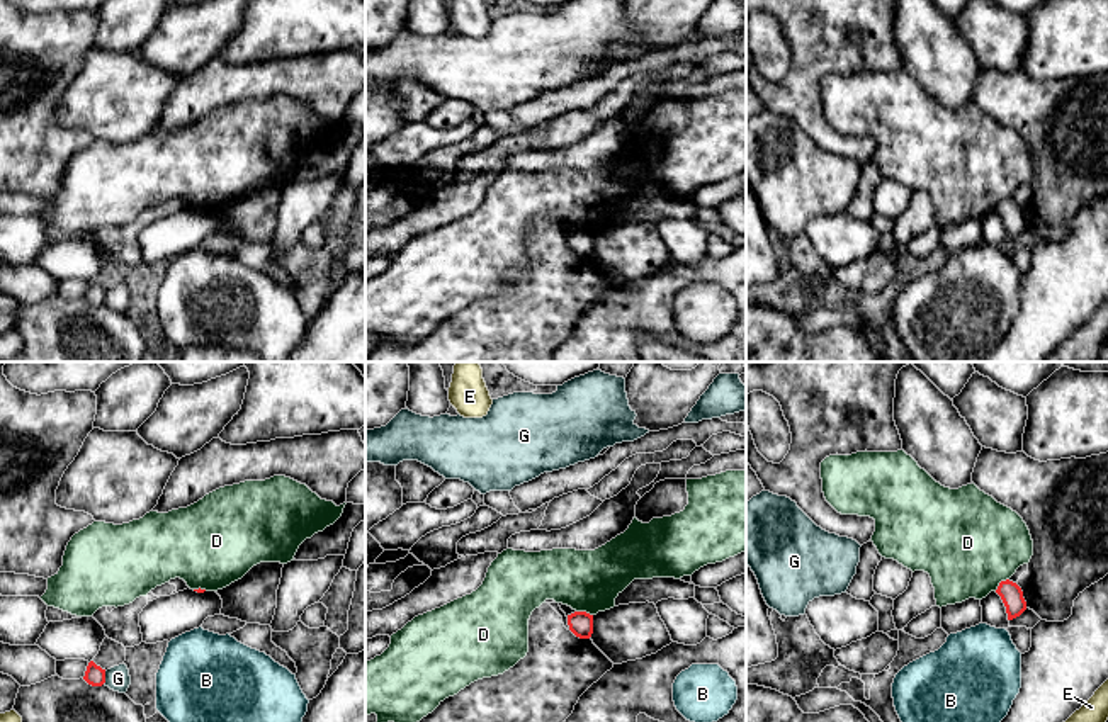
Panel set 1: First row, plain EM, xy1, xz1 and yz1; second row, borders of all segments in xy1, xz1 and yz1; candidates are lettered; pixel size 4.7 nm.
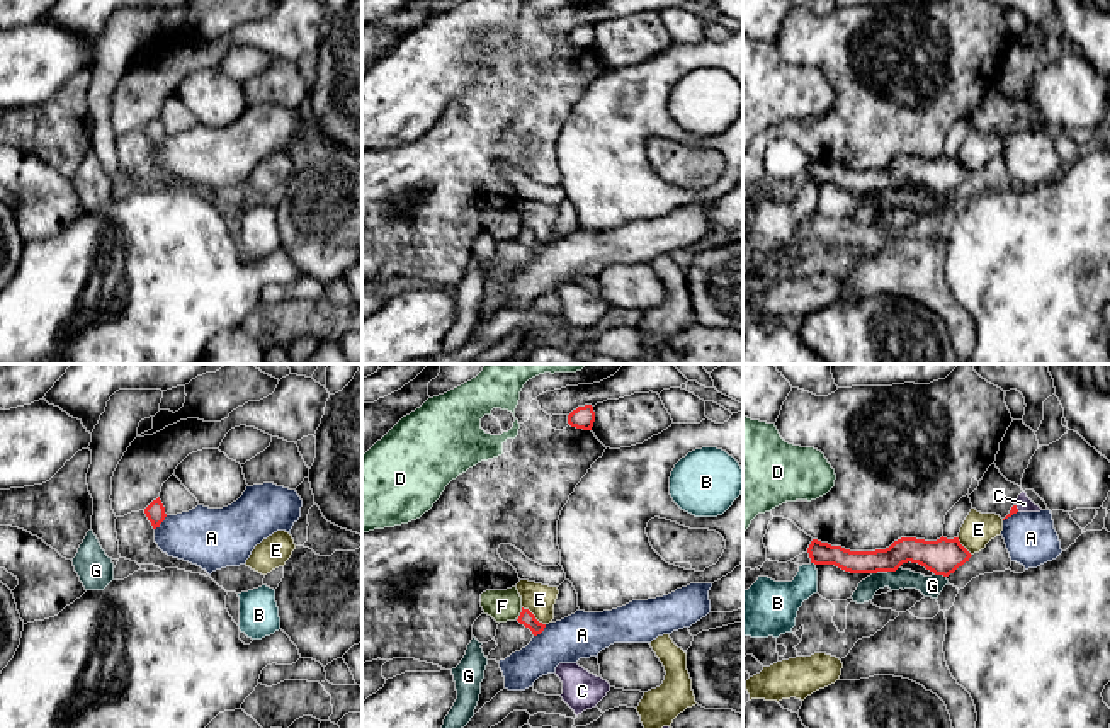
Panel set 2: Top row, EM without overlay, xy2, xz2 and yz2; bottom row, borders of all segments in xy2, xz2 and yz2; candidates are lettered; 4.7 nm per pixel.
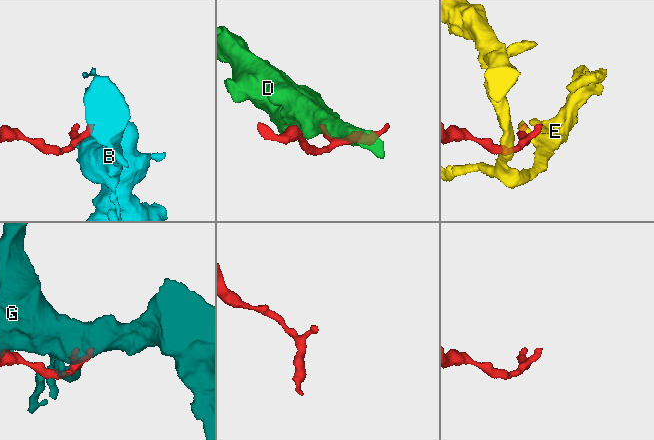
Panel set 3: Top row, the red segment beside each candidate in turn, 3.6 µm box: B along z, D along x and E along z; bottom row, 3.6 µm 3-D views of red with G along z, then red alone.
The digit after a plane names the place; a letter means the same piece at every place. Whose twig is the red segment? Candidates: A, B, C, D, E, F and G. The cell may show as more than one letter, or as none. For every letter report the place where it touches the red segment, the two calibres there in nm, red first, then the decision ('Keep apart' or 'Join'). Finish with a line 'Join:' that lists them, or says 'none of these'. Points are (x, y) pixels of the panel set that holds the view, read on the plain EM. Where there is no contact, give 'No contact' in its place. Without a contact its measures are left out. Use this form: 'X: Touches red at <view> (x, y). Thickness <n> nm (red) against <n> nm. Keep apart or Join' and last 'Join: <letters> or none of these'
A: Touches red at xy2 (162, 140). Thickness 90 nm (red) against 280 nm. Keep apart
B: Touches red at yz2 (813, 181). Thickness 110 nm (red) against 190 nm. Keep apart
C: Touches red at yz2 (1017, 128). Thickness 30 nm (red) against 80 nm. Join
D: Touches red at yz1 (1000, 203). Thickness 110 nm (red) against 480 nm. Keep apart
E: Touches red at xz2 (534, 235). Thickness 70 nm (red) against 150 nm. Keep apart
F: Touches red at xz2 (521, 233). Thickness 70 nm (red) against 150 nm. Keep apart
G: Touches red at xy1 (104, 298). Thickness 90 nm (red) against 120 nm. Keep apart
Join: C

